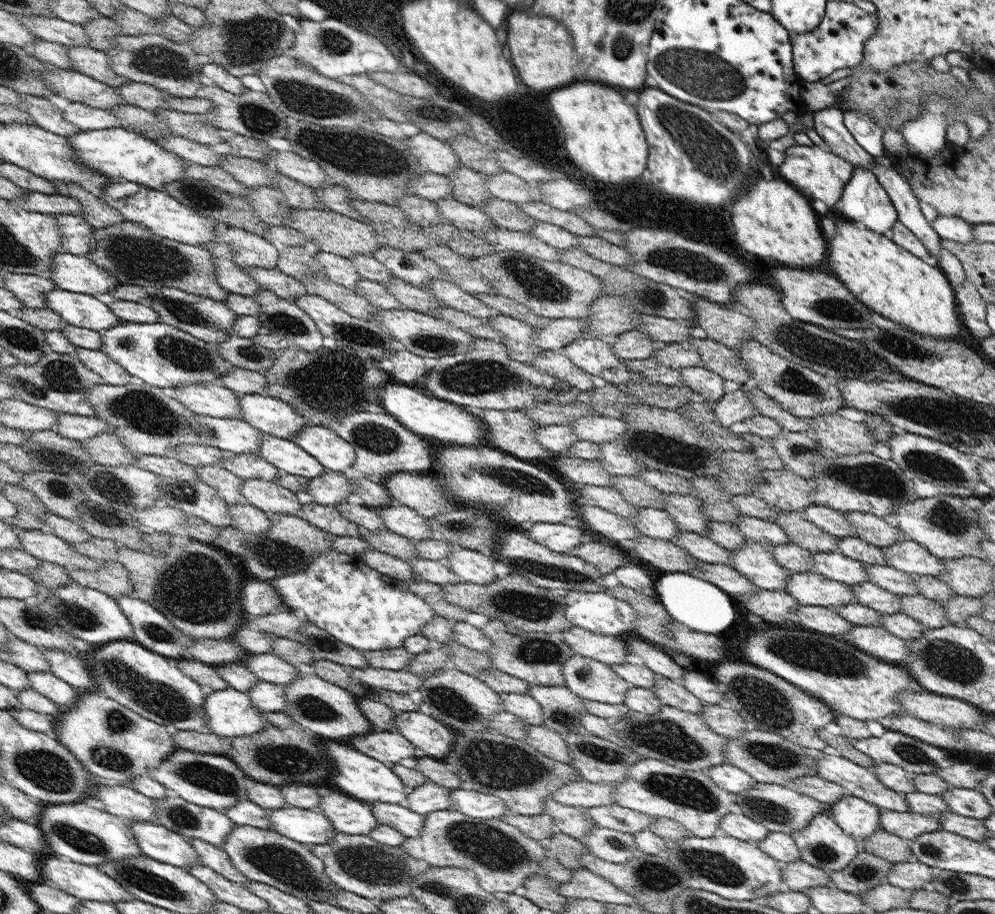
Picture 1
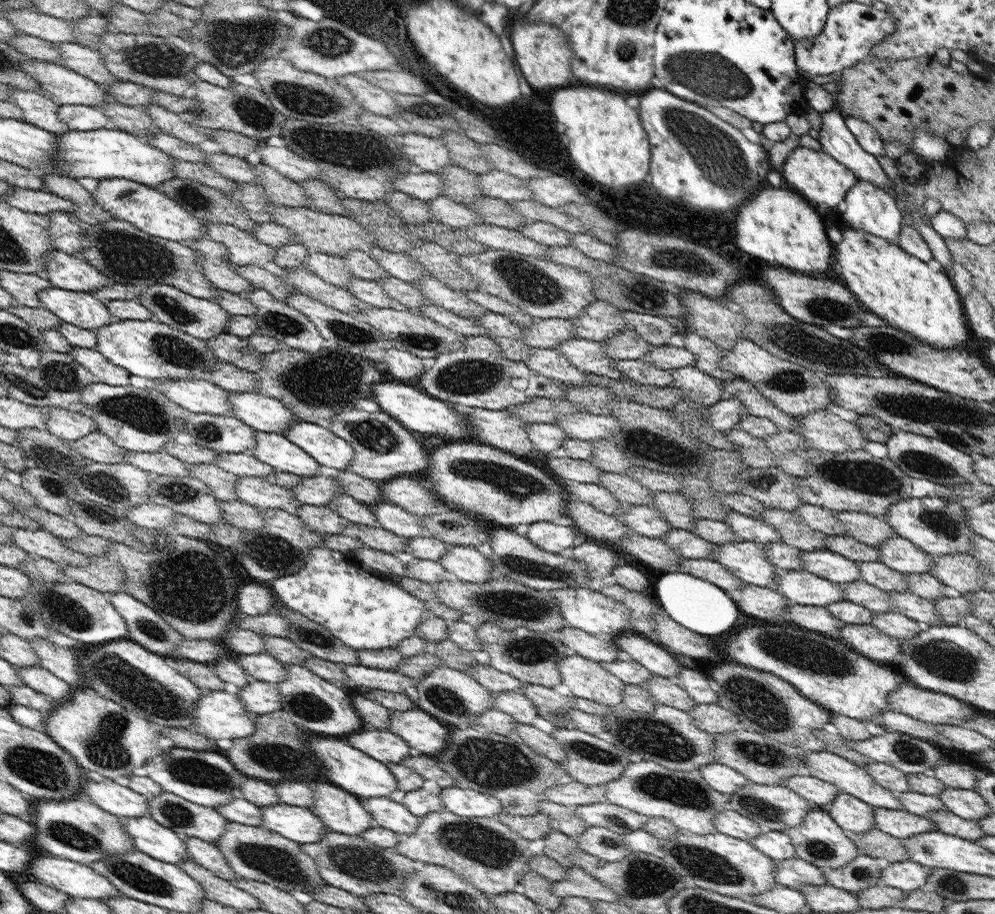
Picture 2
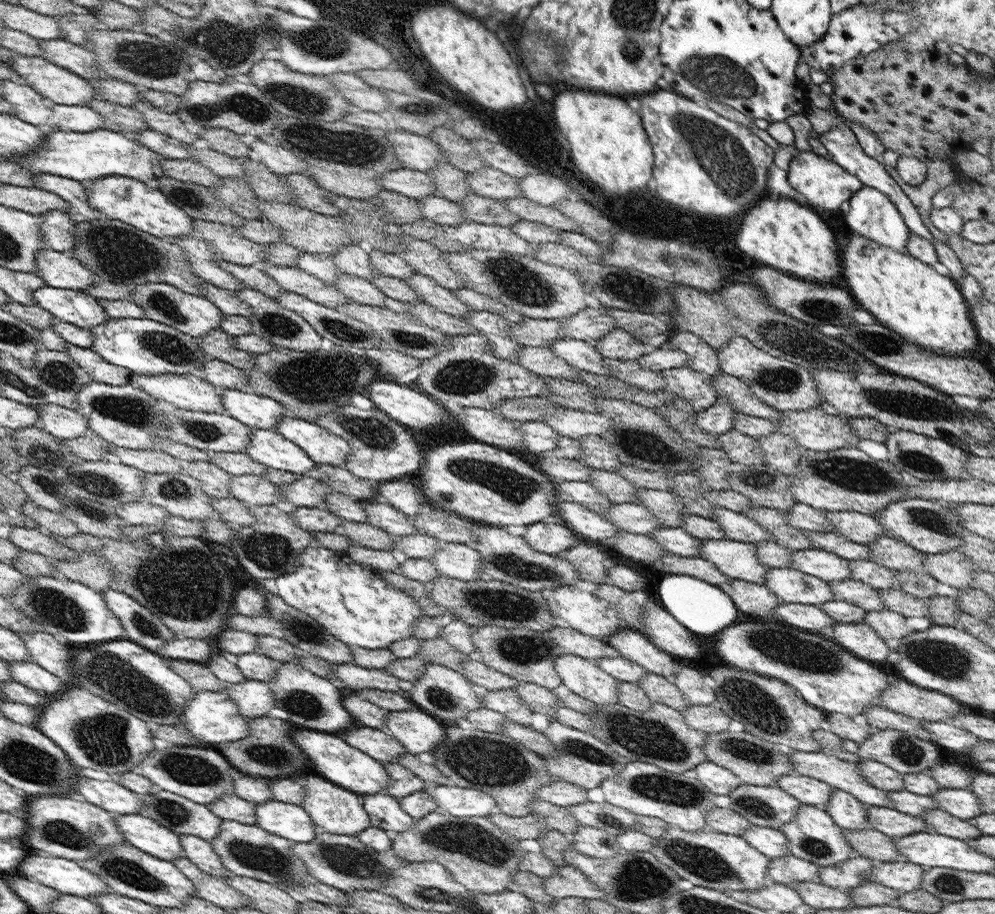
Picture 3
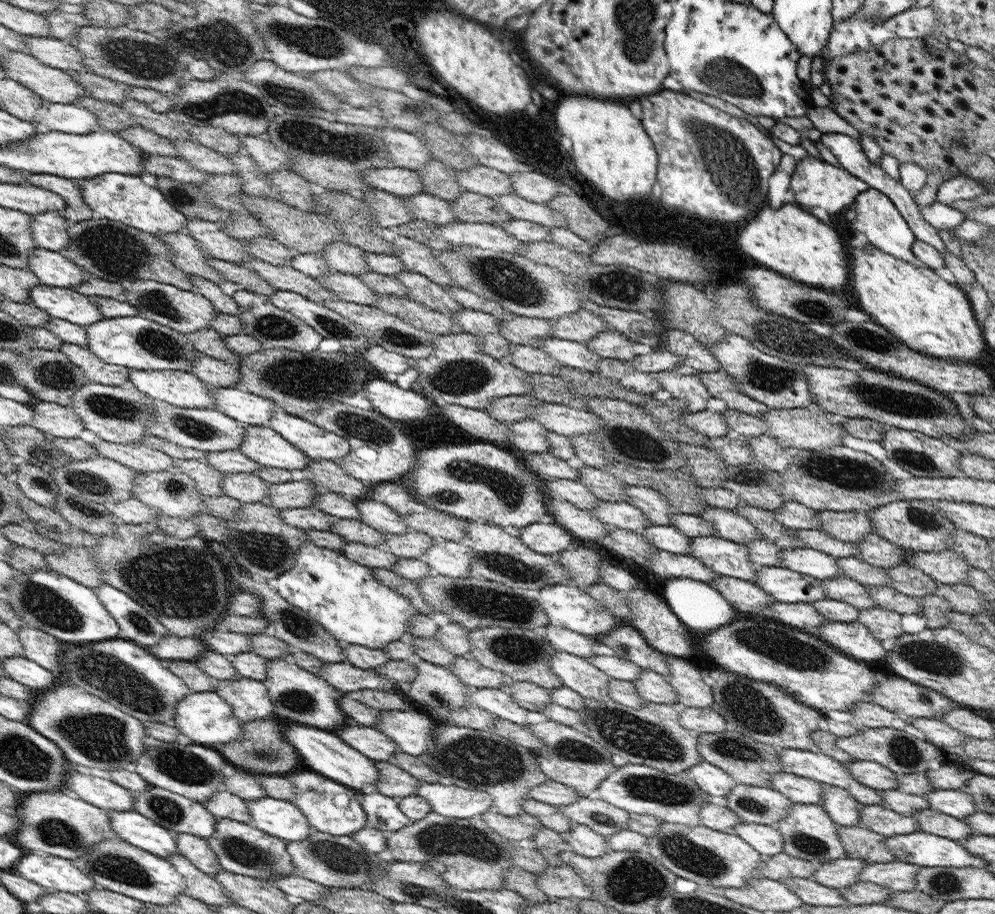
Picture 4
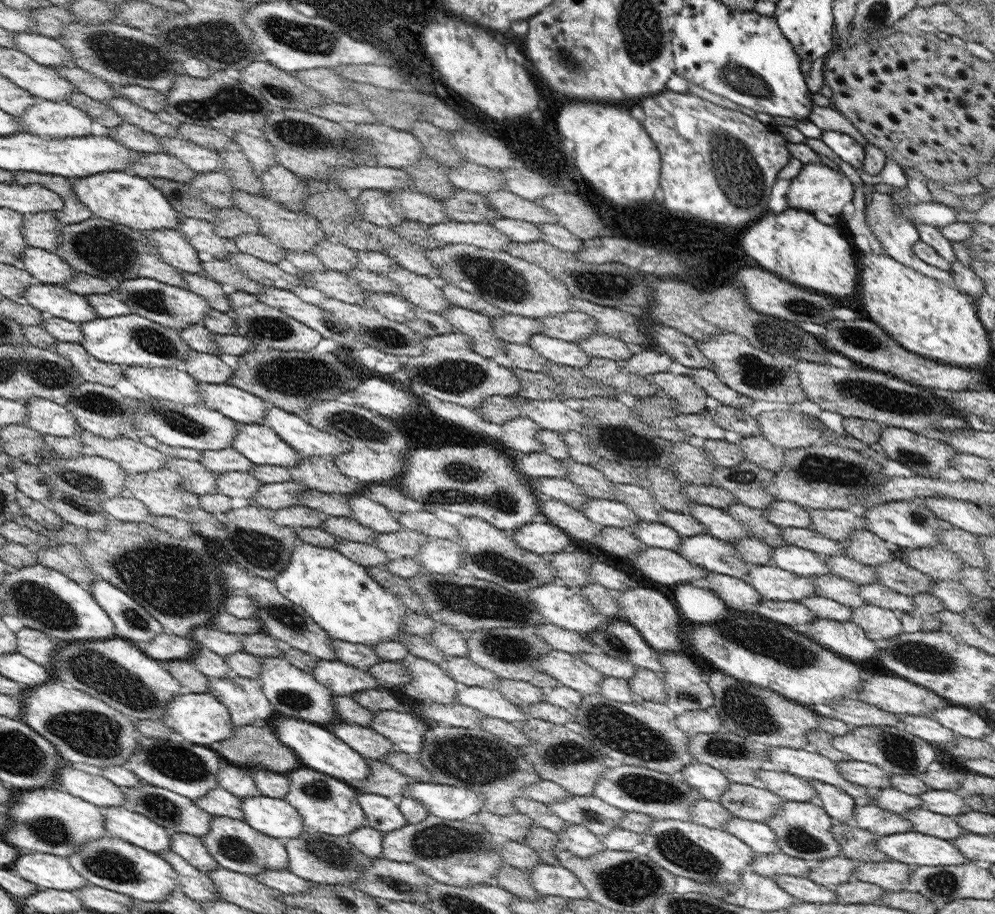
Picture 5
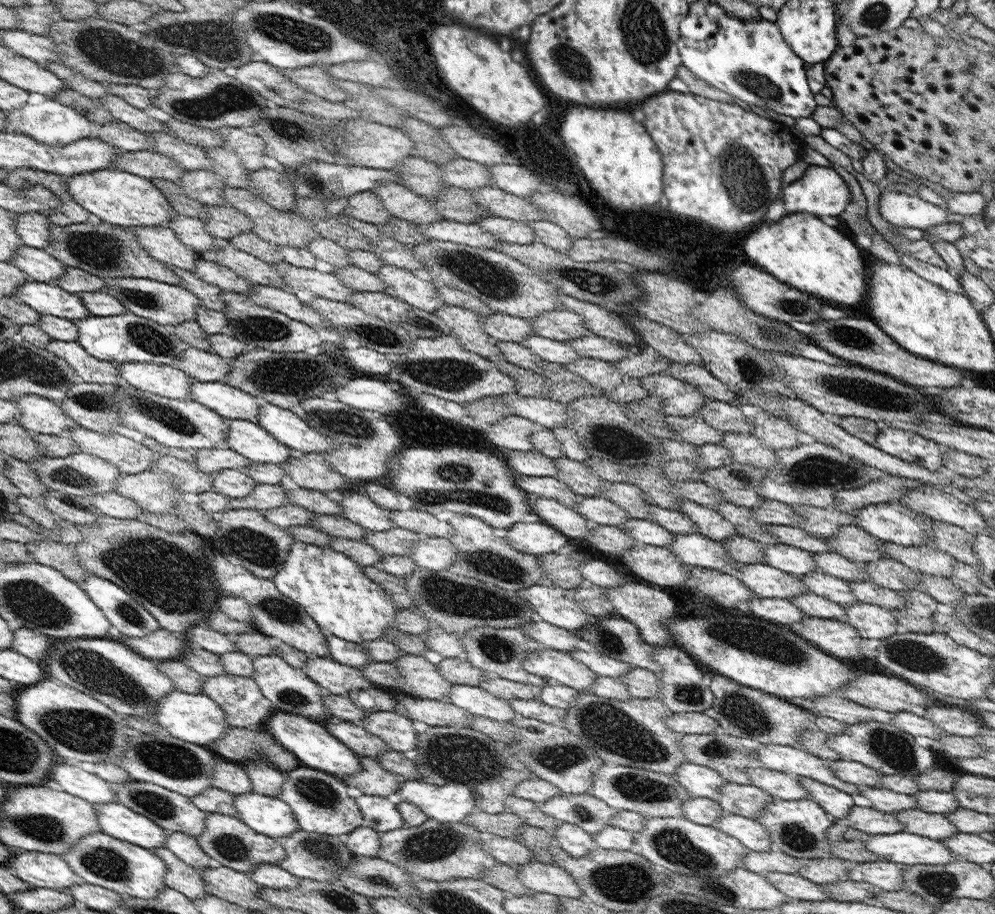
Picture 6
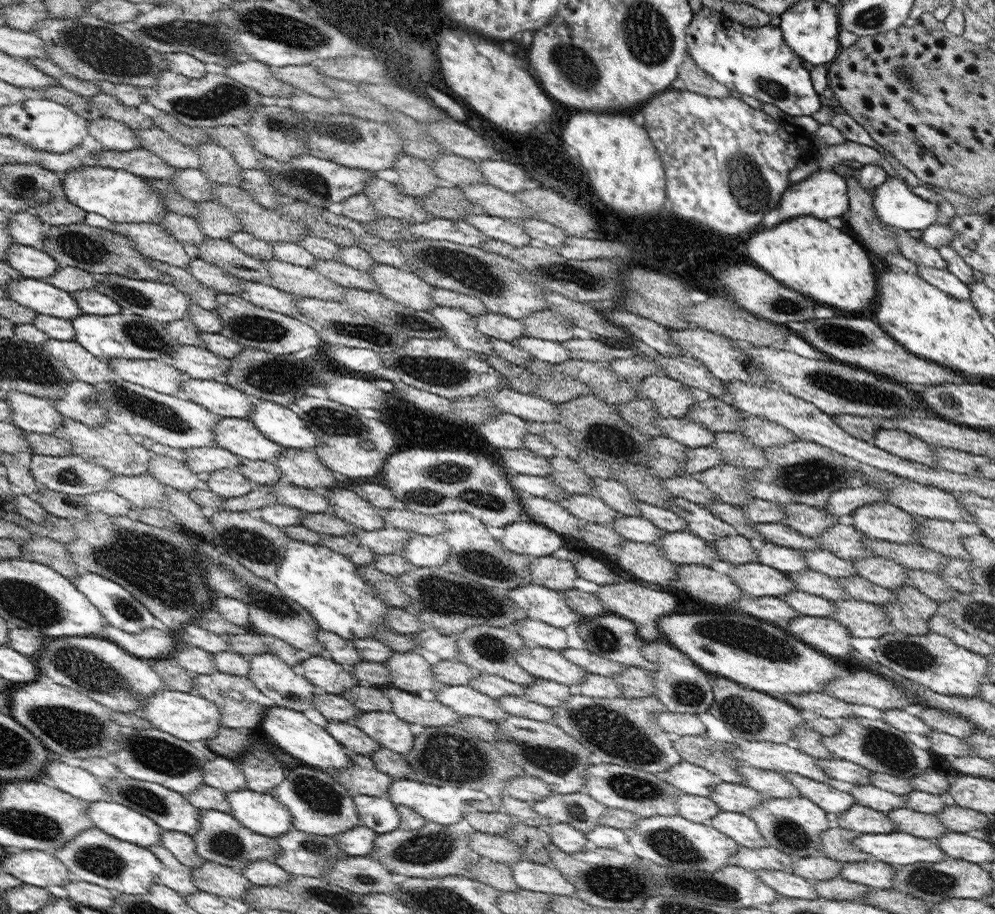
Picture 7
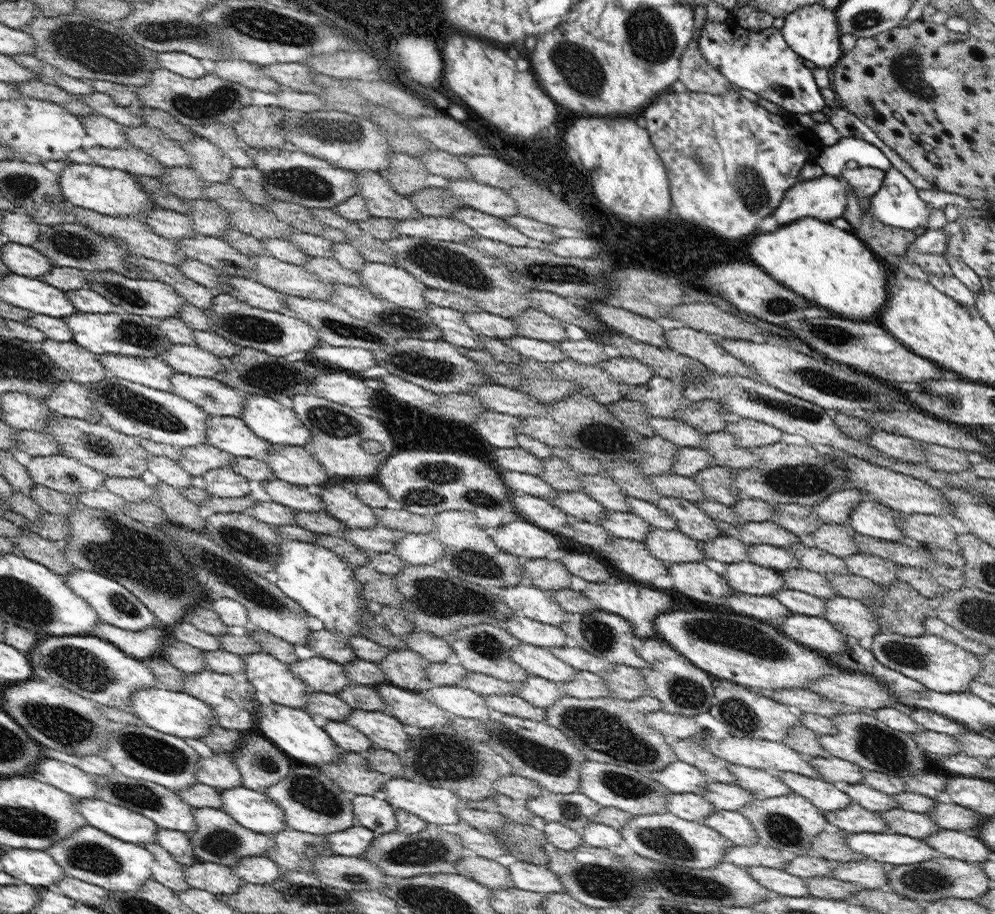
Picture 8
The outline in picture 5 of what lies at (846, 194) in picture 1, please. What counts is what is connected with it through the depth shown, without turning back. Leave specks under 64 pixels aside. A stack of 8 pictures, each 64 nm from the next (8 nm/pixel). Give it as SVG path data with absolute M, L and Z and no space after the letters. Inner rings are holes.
M876 192L869 195L864 201L865 204L865 224L872 231L875 238L879 241L885 254L891 256L893 260L921 272L923 276L929 276L933 280L939 280L943 284L949 284L949 275L947 272L931 265L925 264L922 260L919 260L913 252L911 252L911 245L919 240L919 233L917 229L911 223L907 222L903 216L899 216L895 212L895 206L893 206L893 201L888 195L878 194Z

